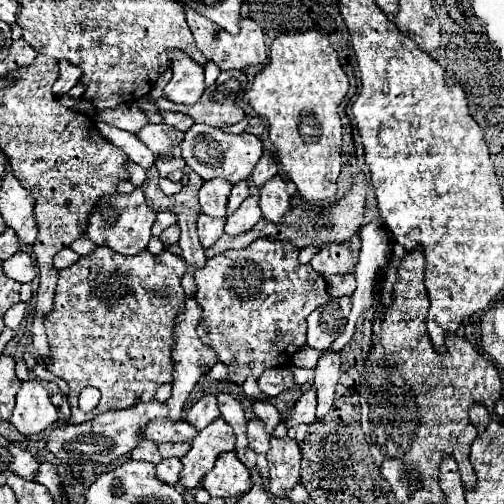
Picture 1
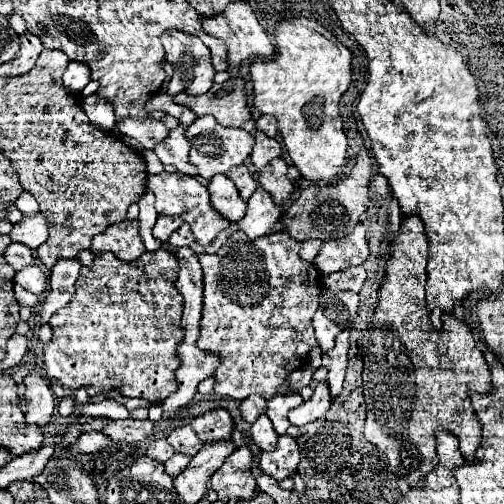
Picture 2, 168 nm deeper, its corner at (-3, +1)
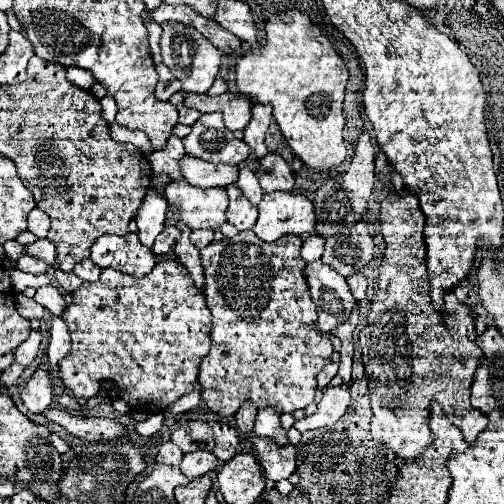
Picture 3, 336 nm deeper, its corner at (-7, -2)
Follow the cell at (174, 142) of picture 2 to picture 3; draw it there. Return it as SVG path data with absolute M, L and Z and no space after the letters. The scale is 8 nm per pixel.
M185 154L179 160L179 170L183 172L183 178L191 184L191 186L199 186L199 188L211 188L211 186L229 186L235 182L235 168L227 168L227 166L217 166L217 164L209 164L205 160L199 160L195 156Z

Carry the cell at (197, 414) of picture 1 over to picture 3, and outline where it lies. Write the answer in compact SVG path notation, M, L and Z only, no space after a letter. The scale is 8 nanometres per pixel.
M209 422L209 426L211 426L213 438L215 438L213 454L223 462L231 460L239 450L239 434L237 434L237 430L223 424L223 422Z

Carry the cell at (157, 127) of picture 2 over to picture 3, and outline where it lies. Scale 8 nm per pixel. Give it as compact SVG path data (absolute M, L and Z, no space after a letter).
M169 136L167 138L167 144L161 148L161 150L155 150L153 152L153 158L149 158L149 164L151 164L151 170L153 174L169 174L173 180L175 178L183 178L179 168L177 168L177 162L179 162L179 156L185 154L185 148L183 148L183 140L177 138L177 136Z

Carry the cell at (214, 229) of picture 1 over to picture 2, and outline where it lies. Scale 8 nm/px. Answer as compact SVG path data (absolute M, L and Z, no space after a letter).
M159 173L159 175L149 175L147 187L155 193L157 197L157 213L159 215L179 215L183 217L193 233L197 243L201 243L203 247L209 245L219 231L229 227L229 221L225 217L221 217L219 213L215 213L215 209L211 207L211 197L207 193L207 187L203 187L197 179L181 175L181 173Z

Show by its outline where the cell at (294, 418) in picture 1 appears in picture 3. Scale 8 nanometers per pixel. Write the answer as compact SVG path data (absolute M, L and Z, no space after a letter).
M345 386L325 388L323 398L317 404L317 412L301 420L295 420L293 426L299 432L307 432L313 428L329 428L347 412L347 406L349 406L349 390Z

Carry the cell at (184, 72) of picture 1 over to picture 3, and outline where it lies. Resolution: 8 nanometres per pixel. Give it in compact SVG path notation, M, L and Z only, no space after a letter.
M167 22L163 24L163 34L161 34L161 54L163 54L163 64L169 66L169 70L175 74L177 80L183 84L183 92L191 94L207 94L211 84L215 82L221 64L223 64L223 54L209 44L207 38L203 38L195 28L187 28L183 24Z

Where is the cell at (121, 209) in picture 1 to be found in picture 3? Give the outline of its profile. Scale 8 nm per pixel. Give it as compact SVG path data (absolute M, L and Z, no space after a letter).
M129 232L125 236L107 234L95 240L91 246L91 260L101 268L115 268L125 274L145 276L151 272L157 256L139 242L137 234Z

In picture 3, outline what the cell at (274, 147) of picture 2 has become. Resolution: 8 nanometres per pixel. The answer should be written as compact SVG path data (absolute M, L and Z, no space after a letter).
M255 104L253 106L253 120L245 128L245 136L243 136L243 140L251 146L251 150L255 152L255 156L259 160L269 154L269 150L265 146L265 132L269 128L269 116L271 116L271 106Z

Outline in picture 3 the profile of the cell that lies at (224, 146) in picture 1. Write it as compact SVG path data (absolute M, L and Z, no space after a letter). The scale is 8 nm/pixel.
M219 112L203 114L193 124L191 134L183 138L183 144L187 154L211 164L239 166L251 152L243 140L237 140L233 132L225 128Z

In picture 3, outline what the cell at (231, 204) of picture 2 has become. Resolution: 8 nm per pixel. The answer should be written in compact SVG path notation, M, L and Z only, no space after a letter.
M235 184L227 186L227 196L229 196L229 208L227 208L227 222L233 224L237 230L251 230L257 220L257 208L251 206L251 202L235 188Z

